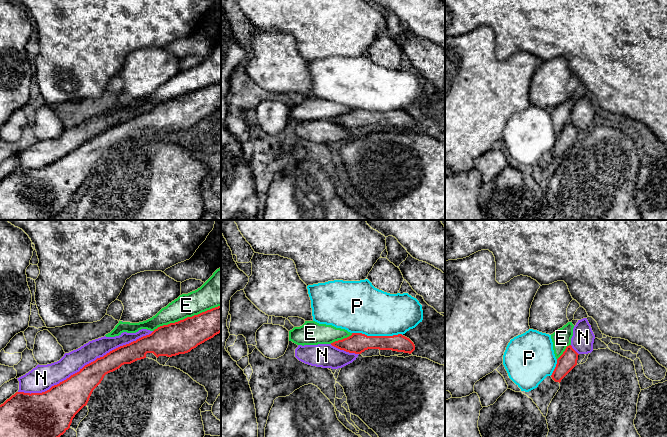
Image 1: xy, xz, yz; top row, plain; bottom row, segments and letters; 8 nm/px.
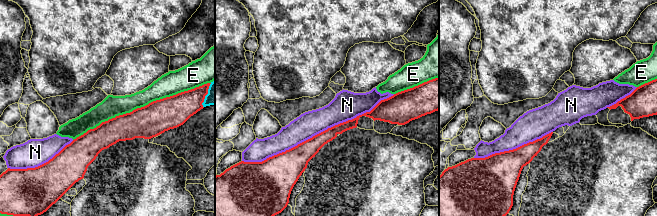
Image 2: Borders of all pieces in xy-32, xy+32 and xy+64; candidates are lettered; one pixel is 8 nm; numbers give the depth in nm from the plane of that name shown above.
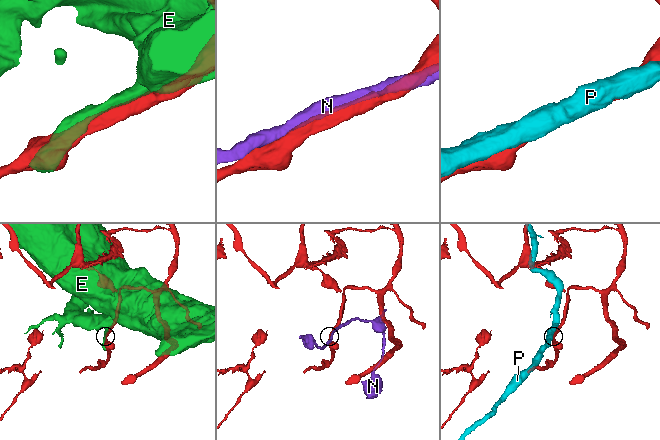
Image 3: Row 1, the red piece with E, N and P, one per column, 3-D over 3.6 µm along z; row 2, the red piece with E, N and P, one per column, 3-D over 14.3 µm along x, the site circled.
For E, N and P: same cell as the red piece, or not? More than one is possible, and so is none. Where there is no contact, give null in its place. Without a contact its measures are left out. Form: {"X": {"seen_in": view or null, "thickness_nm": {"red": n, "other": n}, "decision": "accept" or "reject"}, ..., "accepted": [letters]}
{"E": {"seen_in": "xy", "thickness_nm": {"red": 260, "other": 200}, "decision": "reject"}, "N": {"seen_in": "xy", "thickness_nm": {"red": 260, "other": 170}, "decision": "reject"}, "P": {"seen_in": "xz", "thickness_nm": {"red": 160, "other": 380}, "decision": "reject"}, "accepted": []}

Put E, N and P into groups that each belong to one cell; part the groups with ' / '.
E / N / P

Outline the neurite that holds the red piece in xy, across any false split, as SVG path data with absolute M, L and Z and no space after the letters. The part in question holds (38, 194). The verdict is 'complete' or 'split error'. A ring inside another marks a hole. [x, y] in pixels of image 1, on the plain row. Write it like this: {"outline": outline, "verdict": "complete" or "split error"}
{"outline": "M218 82L178 98L160 102L151 110L143 112L129 120L120 122L103 133L97 134L95 137L85 141L79 148L71 151L59 160L52 162L45 168L31 170L16 168L0 181L0 220L49 220L70 204L73 194L87 181L93 166L101 159L106 150L119 145L124 140L131 140L137 136L146 134L147 129L153 129L157 134L159 132L172 133L188 129L220 108L221 82Z", "verdict": "complete"}

